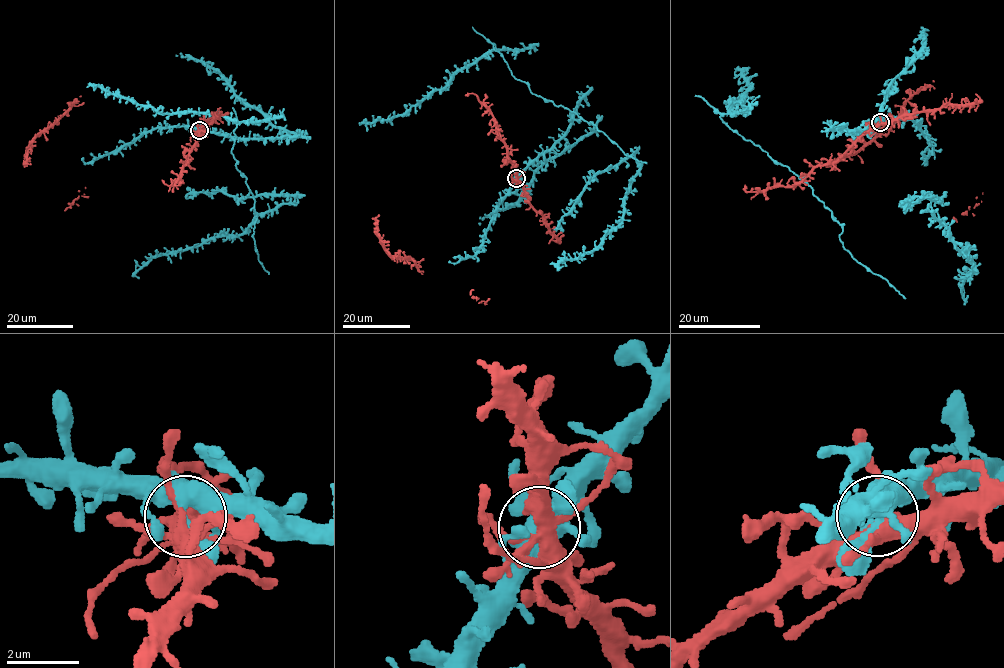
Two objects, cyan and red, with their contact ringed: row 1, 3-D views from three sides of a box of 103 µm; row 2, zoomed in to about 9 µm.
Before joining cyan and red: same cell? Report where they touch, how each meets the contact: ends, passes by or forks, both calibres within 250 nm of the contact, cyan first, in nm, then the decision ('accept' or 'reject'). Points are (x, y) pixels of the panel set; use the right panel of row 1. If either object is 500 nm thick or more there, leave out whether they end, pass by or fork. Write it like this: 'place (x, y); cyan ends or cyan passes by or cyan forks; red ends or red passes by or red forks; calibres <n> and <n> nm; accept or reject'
place (880, 122); cyan forks; red forks; calibres 320 and 400 nm; reject

